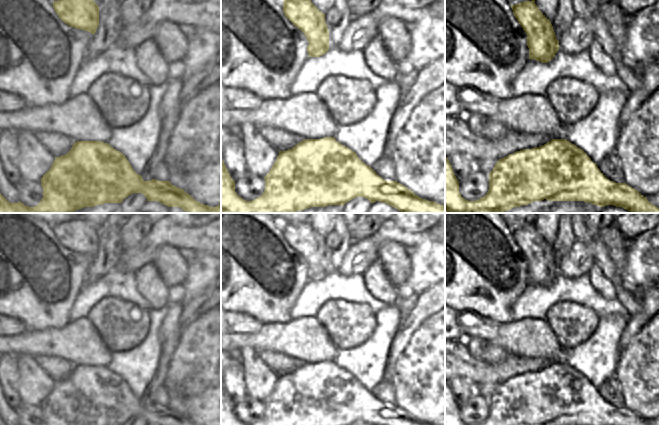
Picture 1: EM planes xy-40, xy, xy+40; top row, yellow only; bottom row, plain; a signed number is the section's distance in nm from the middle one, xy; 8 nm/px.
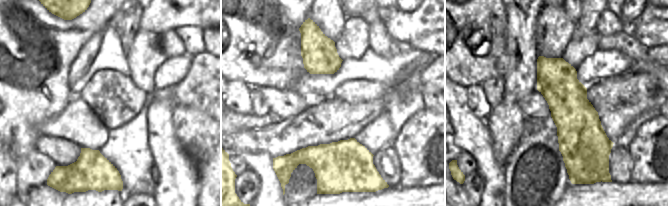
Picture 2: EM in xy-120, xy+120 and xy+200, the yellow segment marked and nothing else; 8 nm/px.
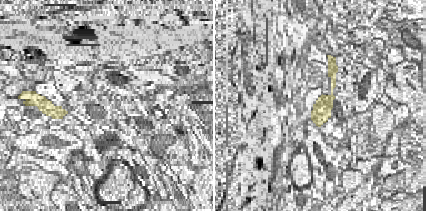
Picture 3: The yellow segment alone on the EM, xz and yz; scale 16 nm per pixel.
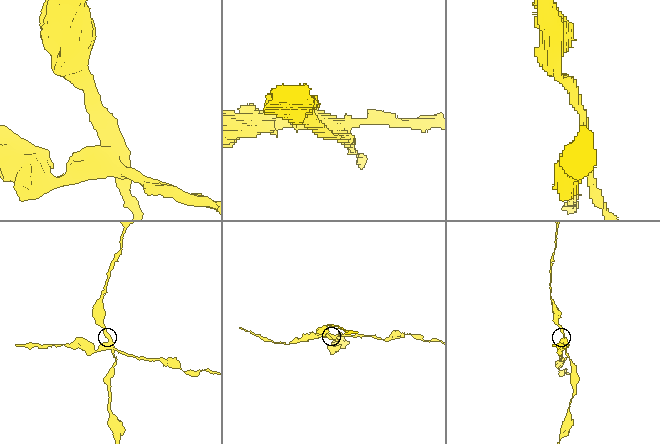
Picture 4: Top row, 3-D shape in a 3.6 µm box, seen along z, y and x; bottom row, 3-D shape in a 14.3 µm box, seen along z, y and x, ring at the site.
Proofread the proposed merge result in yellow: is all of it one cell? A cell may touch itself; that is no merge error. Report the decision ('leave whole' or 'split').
split

